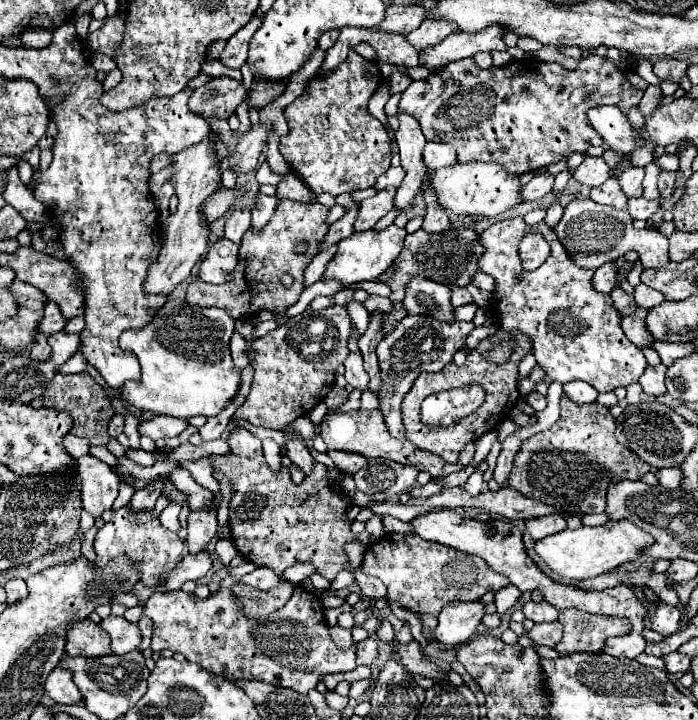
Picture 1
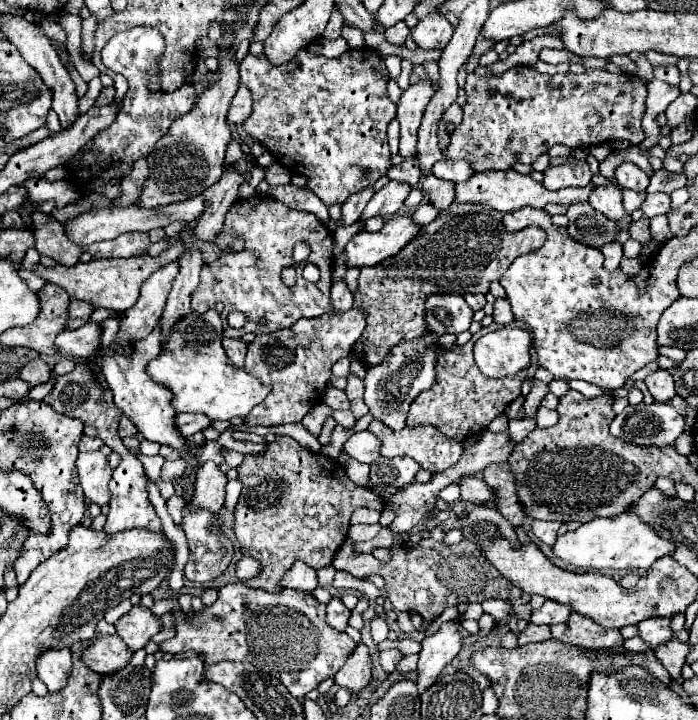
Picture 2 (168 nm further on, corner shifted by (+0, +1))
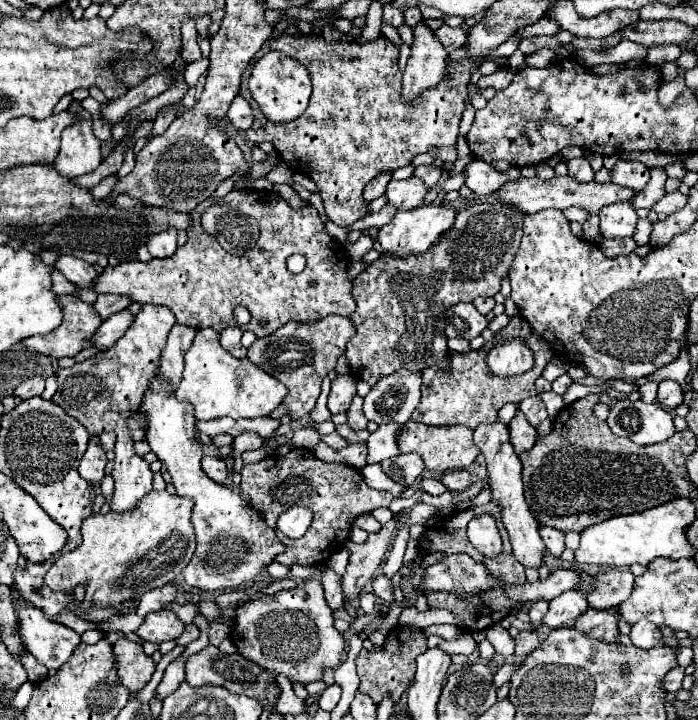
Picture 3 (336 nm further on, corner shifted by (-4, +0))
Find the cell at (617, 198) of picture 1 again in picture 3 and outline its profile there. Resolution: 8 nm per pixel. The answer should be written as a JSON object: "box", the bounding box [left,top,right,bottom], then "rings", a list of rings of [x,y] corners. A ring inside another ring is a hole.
{"box":[600,201,638,239],"rings":[[[618,201],[602,207],[600,215],[600,231],[606,239],[614,237],[632,237],[636,231],[638,215],[628,201]]]}

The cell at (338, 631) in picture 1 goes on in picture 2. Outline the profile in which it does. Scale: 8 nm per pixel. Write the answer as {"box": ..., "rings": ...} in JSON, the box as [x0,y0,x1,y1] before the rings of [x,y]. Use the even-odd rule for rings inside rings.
{"box":[326,596,350,632],"rings":[[[332,596],[332,600],[326,604],[326,622],[334,630],[344,632],[348,626],[348,618],[350,618],[350,610],[342,604],[342,600],[338,596]]]}

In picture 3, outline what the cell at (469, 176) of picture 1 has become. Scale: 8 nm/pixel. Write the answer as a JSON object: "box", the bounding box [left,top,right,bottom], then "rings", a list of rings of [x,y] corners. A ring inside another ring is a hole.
{"box":[494,175,634,215],"rings":[[[564,175],[564,177],[552,177],[550,181],[544,181],[544,179],[538,179],[538,177],[532,177],[532,179],[520,177],[520,179],[504,183],[494,195],[500,197],[502,201],[506,201],[506,203],[512,203],[514,207],[518,207],[524,213],[536,213],[536,211],[542,211],[542,209],[580,207],[580,209],[586,209],[588,213],[594,215],[608,203],[630,201],[630,195],[634,195],[634,191],[630,191],[626,187],[618,187],[614,183],[604,183],[604,185],[600,185],[596,181],[576,183],[574,179],[568,179],[568,175]]]}

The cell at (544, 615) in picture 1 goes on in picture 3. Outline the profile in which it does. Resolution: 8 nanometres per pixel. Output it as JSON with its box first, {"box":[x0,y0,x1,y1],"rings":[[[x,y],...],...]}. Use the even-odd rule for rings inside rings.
{"box":[542,591,588,629],"rings":[[[566,591],[560,597],[550,601],[550,609],[546,617],[542,619],[544,625],[550,629],[562,627],[562,625],[572,625],[578,615],[582,615],[588,609],[588,601],[582,593],[578,591]]]}

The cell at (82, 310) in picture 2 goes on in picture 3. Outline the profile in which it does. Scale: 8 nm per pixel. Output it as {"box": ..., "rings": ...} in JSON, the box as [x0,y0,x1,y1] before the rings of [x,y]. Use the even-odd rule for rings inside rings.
{"box":[92,295,130,319],"rings":[[[98,295],[92,307],[98,311],[100,319],[106,319],[110,313],[126,309],[126,305],[130,305],[130,299],[122,299],[120,295]]]}

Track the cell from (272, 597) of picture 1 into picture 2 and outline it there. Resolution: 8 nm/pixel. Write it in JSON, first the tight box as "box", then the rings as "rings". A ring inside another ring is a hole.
{"box":[234,436,384,592],"rings":[[[278,436],[258,456],[246,456],[238,466],[238,478],[244,484],[236,504],[234,532],[242,542],[242,552],[262,564],[262,574],[244,582],[250,588],[278,592],[282,574],[296,562],[304,560],[312,568],[332,564],[336,550],[348,536],[350,516],[356,508],[382,510],[384,500],[356,486],[338,460],[314,454],[302,448],[290,436]]]}

